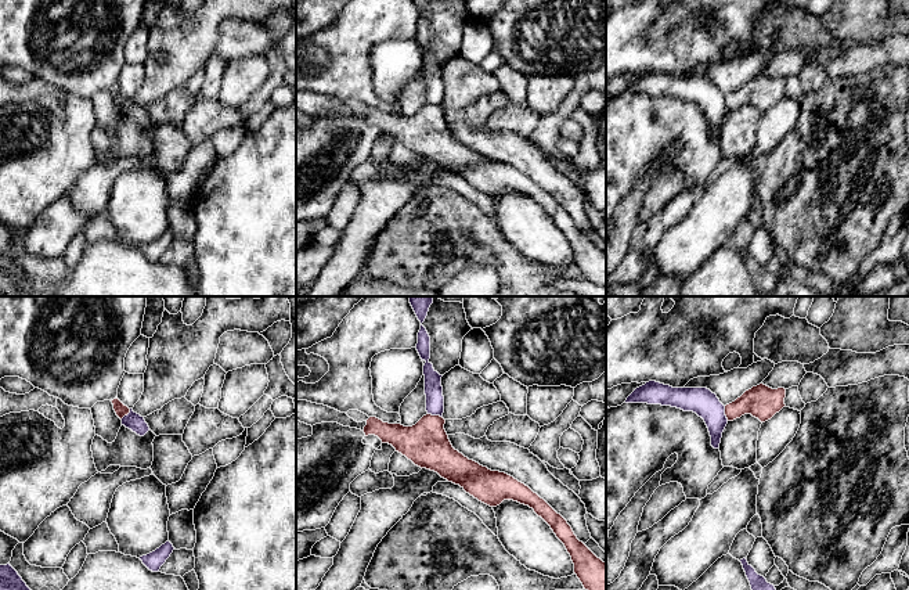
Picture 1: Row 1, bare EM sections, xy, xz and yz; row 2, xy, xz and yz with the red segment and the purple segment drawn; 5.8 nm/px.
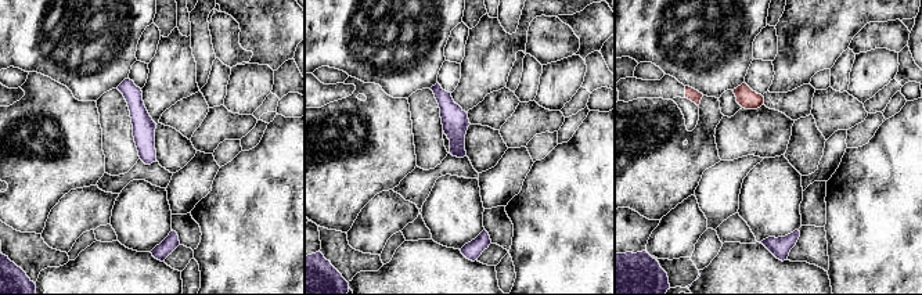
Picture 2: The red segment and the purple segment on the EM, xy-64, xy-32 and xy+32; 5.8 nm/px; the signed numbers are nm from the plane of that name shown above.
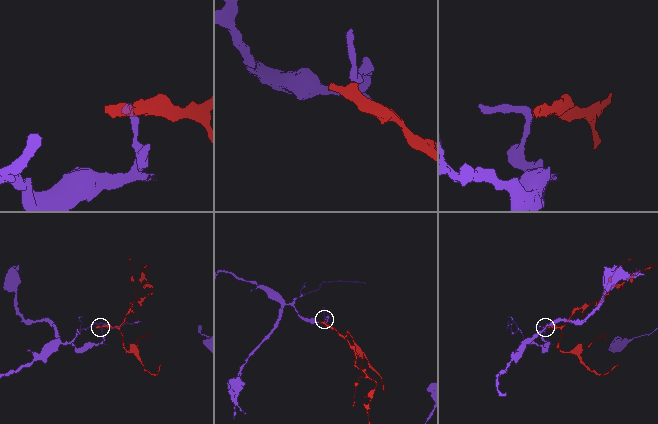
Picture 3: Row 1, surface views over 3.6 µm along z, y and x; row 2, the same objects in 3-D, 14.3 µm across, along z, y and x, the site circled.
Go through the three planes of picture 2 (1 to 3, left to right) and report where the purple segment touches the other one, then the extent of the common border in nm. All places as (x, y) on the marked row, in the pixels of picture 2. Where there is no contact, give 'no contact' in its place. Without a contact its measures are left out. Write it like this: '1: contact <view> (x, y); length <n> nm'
1: no contact
2: no contact
3: no contact

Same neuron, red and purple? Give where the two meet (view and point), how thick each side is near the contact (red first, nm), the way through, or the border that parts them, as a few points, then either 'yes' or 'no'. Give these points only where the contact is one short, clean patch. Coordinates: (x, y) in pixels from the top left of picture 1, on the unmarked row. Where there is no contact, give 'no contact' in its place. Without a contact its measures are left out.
contact xz (435, 105); calibres 260 and 110 nm; border xz (428, 103), (442, 107); no

